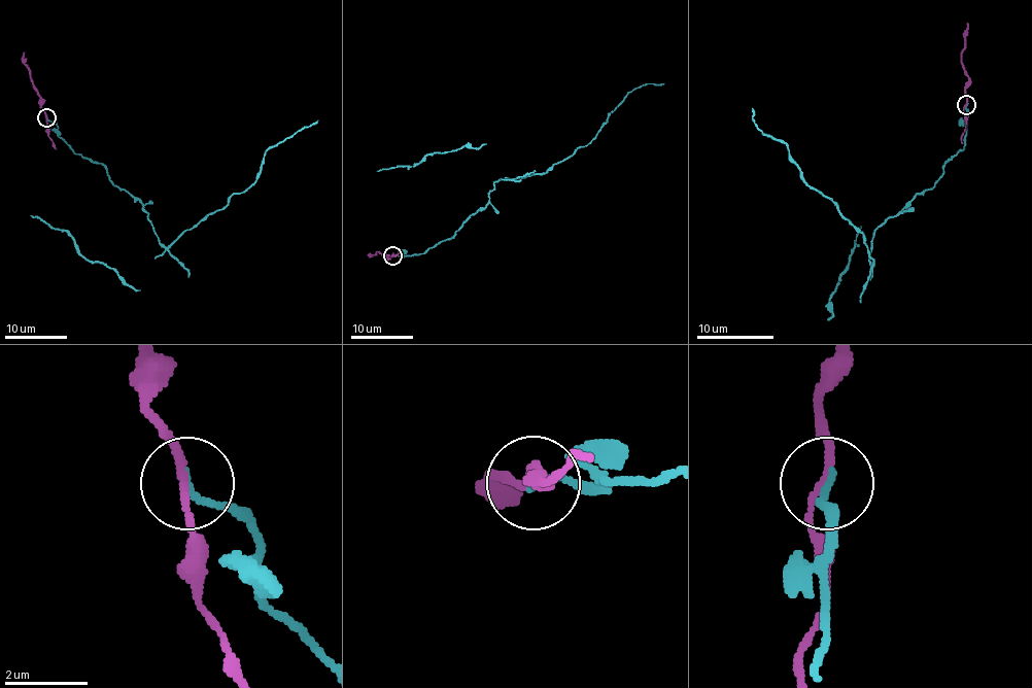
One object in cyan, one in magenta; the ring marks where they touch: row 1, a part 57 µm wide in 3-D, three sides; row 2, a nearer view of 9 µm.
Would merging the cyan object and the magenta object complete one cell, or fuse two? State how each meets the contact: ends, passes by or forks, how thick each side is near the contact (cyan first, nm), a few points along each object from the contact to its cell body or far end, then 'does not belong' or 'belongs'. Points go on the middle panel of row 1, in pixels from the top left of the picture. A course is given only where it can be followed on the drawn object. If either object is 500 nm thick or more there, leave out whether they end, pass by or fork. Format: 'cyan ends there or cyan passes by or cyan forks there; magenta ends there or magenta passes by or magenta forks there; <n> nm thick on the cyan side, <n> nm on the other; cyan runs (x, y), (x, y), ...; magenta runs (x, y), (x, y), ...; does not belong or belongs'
cyan ends there; magenta passes by; 190 nm thick on the cyan side, 160 nm on the other; cyan runs (392, 255), (423, 253), (452, 237), (488, 201), (495, 181), (544, 173), (584, 147), (630, 92), (664, 83); magenta runs (392, 255), (386, 256), (377, 252), (371, 256); does not belong

